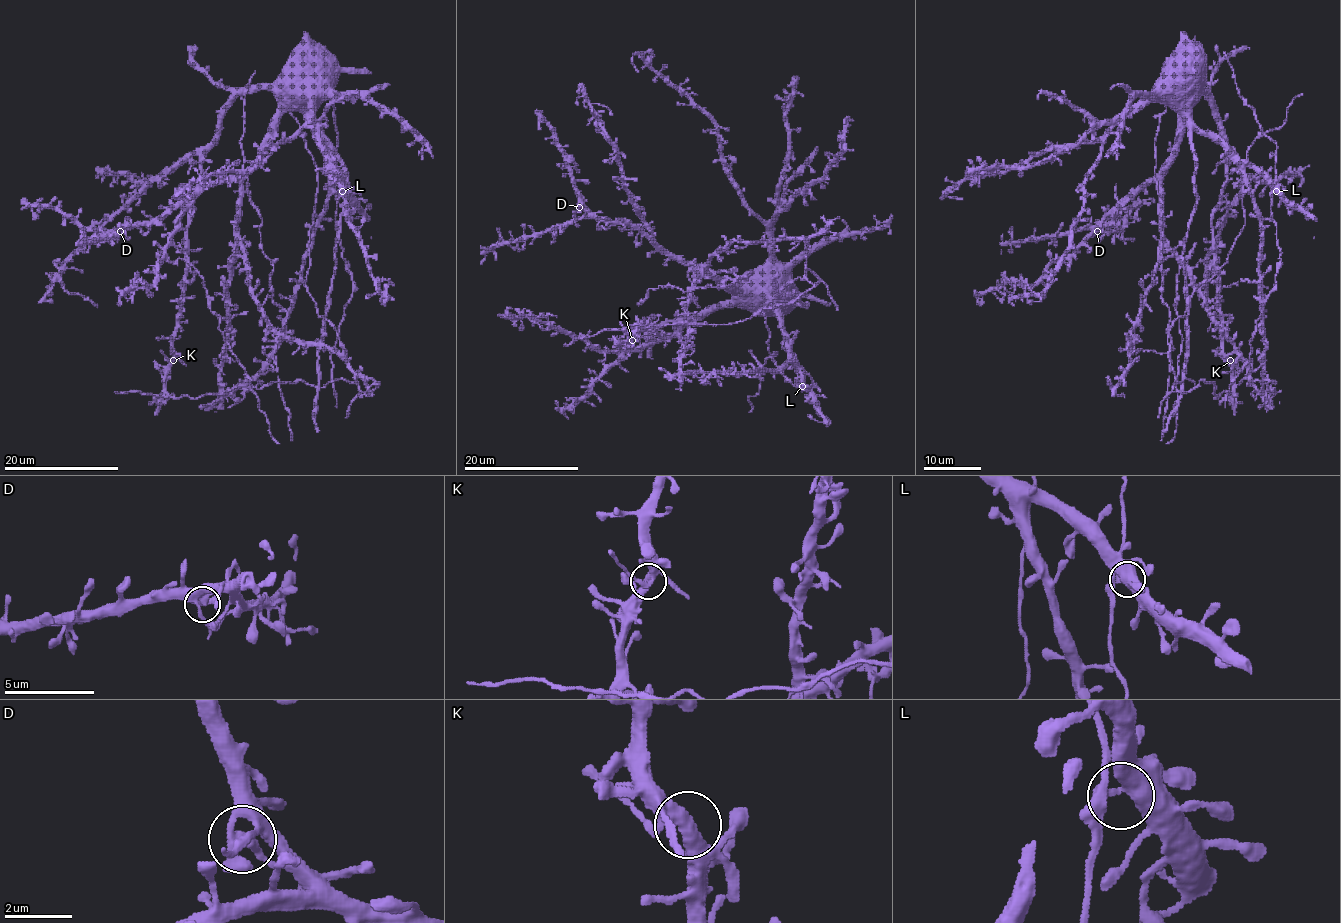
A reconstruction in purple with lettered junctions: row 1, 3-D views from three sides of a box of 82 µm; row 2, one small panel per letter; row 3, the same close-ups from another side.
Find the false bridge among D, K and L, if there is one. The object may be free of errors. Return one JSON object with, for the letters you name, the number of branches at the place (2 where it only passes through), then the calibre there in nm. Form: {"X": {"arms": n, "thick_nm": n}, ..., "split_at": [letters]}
{"split_at": []}

